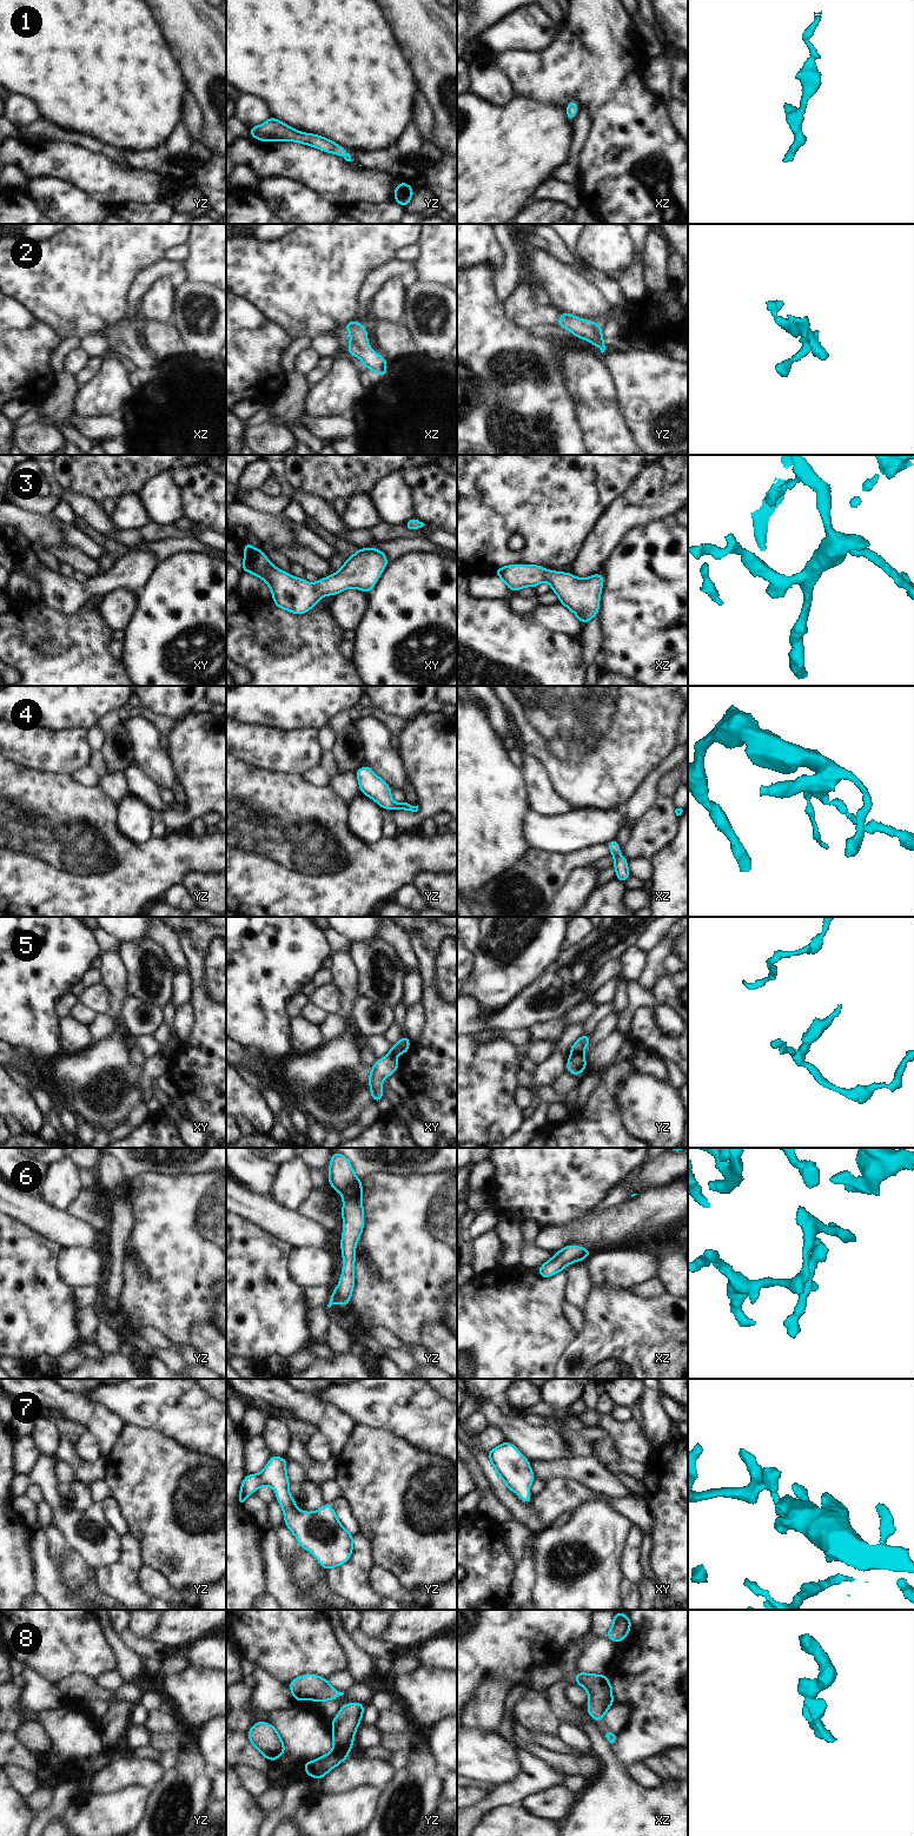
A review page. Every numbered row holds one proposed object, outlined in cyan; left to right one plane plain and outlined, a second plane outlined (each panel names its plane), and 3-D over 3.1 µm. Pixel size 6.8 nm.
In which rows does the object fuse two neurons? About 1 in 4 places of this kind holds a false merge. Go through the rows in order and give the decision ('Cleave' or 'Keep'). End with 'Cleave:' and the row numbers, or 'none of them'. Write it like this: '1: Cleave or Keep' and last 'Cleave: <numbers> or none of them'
1: Keep
2: Keep
3: Keep
4: Keep
5: Cleave
6: Keep
7: Keep
8: Keep
Cleave: 5

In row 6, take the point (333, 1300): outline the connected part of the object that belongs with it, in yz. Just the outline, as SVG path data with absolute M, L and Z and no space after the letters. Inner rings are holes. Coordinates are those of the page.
M332 1153L327 1173L330 1187L343 1197L343 1236L340 1240L343 1272L337 1288L332 1290L327 1307L335 1303L347 1307L355 1287L356 1243L364 1229L363 1184L343 1154Z

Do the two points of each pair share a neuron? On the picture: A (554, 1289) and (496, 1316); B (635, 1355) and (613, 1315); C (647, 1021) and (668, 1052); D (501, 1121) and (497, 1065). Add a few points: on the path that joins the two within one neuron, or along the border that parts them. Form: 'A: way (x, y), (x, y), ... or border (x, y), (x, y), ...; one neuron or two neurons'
A: way (540, 1301), (518, 1316), (510, 1316); one neuron
B: way (629, 1346), (617, 1325); one neuron
C: way (647, 1029), (660, 1044); one neuron
D: way (497, 1107), (497, 1080); one neuron

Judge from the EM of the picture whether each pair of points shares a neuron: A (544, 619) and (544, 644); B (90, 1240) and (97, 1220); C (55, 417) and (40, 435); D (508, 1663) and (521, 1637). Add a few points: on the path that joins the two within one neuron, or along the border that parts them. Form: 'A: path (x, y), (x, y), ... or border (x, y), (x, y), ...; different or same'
A: border (530, 613), (542, 626), (570, 636); different
B: border (71, 1214), (90, 1223), (98, 1232); different
C: border (44, 422), (54, 426); different
D: path (508, 1657), (508, 1650), (515, 1643); same

